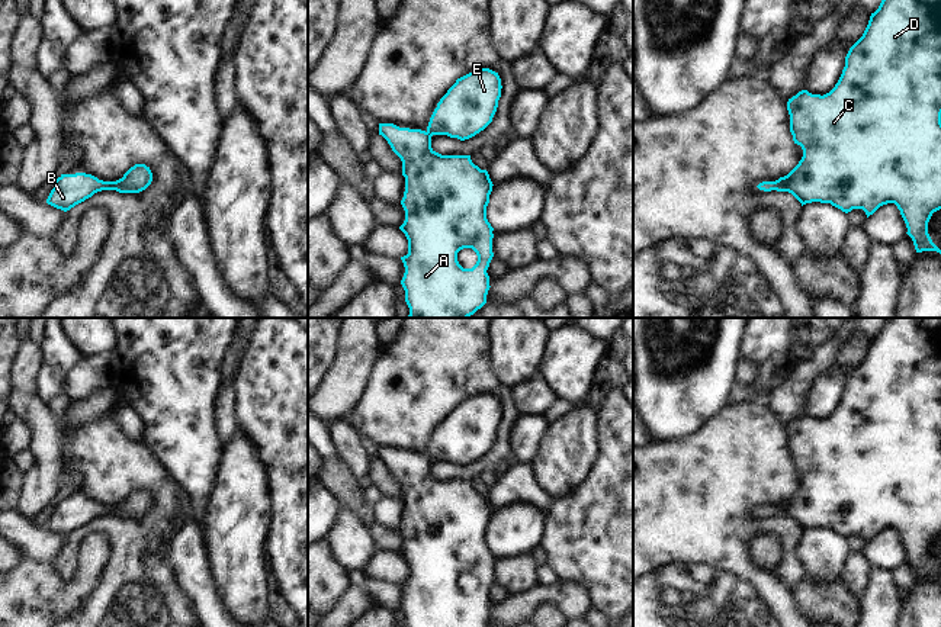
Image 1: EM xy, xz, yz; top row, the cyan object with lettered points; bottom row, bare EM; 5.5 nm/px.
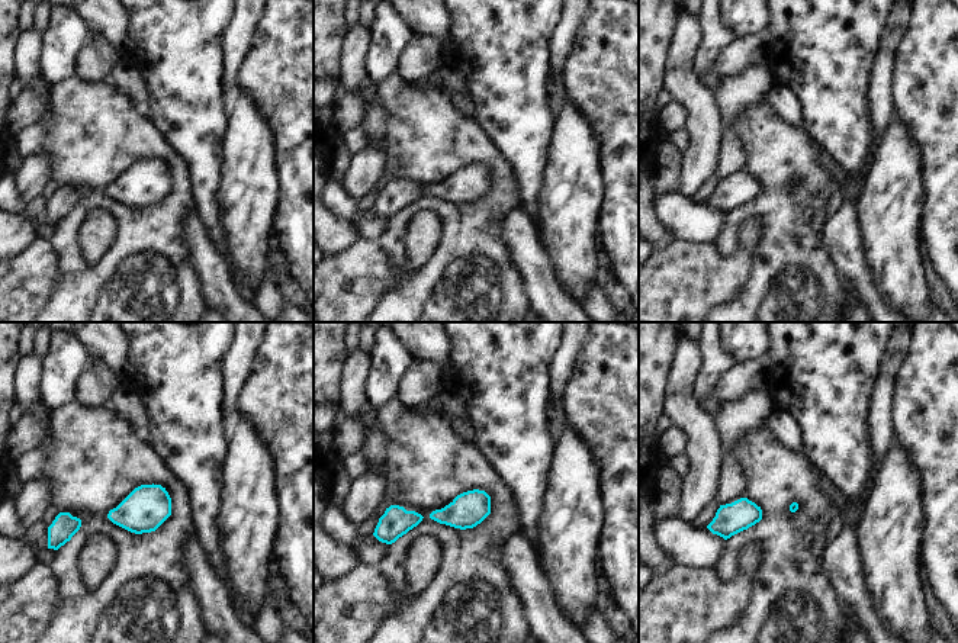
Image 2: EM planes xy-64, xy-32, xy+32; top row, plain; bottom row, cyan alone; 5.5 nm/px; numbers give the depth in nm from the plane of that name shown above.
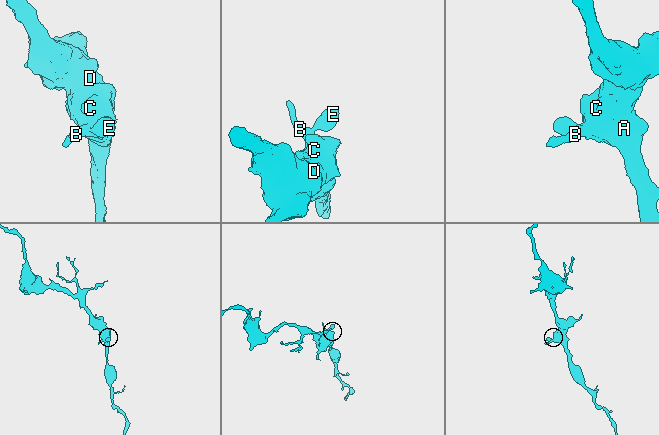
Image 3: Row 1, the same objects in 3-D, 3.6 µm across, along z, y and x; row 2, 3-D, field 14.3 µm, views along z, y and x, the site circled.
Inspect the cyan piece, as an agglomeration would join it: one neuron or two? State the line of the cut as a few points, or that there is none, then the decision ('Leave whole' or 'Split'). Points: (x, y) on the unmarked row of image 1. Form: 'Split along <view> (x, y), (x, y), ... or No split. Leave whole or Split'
No split. Leave whole

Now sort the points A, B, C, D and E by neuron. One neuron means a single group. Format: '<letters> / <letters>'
A B C D E

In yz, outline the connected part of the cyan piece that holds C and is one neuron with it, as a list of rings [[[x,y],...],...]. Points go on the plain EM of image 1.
[[[884,318],[879,334],[871,338],[863,361],[850,373],[845,382],[845,392],[835,412],[820,421],[807,415],[799,417],[789,424],[790,457],[794,469],[803,475],[799,489],[784,502],[775,507],[762,507],[757,512],[764,517],[789,517],[802,531],[812,527],[831,528],[848,538],[852,534],[863,534],[873,540],[880,531],[895,528],[906,549],[908,560],[912,563],[916,578],[941,575],[932,567],[928,559],[928,547],[934,537],[941,534],[941,318]]]

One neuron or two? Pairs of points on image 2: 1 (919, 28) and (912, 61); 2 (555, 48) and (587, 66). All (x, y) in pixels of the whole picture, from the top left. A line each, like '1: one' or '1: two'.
1: one
2: two

